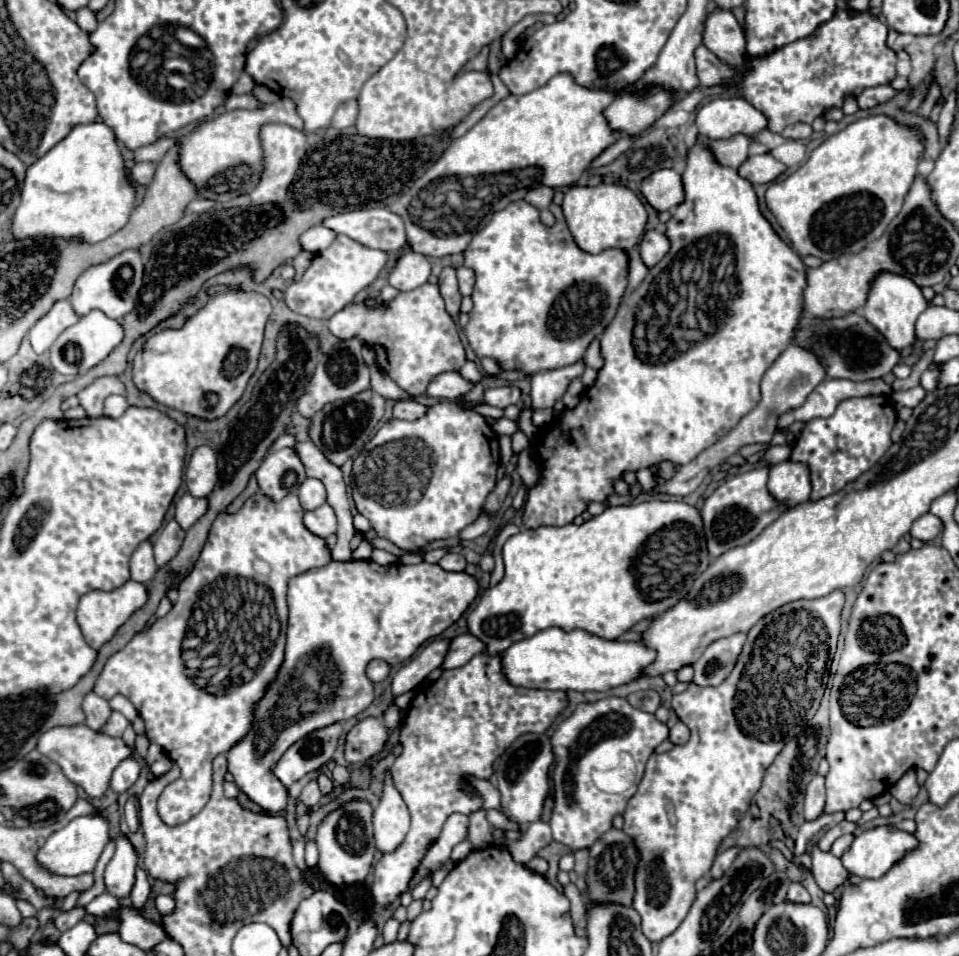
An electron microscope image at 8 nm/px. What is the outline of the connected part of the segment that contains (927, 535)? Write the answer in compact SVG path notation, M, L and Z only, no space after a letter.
M923 514L921 518L917 518L917 520L913 522L913 526L911 526L911 536L913 536L913 538L919 538L919 540L923 540L923 542L931 542L935 536L939 536L941 528L943 528L943 522L941 522L937 516L933 516L933 514Z

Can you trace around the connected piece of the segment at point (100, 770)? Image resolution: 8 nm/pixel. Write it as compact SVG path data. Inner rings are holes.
M85 724L77 726L57 726L53 730L47 730L39 742L37 750L45 754L51 762L55 762L61 770L65 770L65 776L81 786L91 798L99 798L105 794L111 774L117 768L117 764L129 756L133 756L135 748L125 744L123 738L113 738L95 730L89 730Z

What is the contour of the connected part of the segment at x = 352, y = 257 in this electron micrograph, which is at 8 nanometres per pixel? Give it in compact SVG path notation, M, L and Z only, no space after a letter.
M339 234L325 252L317 254L311 260L301 280L293 282L285 290L285 302L297 314L317 318L317 320L329 320L335 312L339 312L349 302L353 302L353 298L359 292L363 292L369 284L375 282L377 274L381 274L387 260L389 260L387 252L365 248L355 240Z

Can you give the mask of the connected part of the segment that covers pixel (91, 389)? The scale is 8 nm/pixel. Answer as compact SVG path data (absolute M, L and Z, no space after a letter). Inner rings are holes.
M97 378L93 384L89 384L85 390L81 390L77 396L79 396L79 402L85 408L89 418L101 418L103 416L103 402L111 394L127 396L125 386L119 378Z

